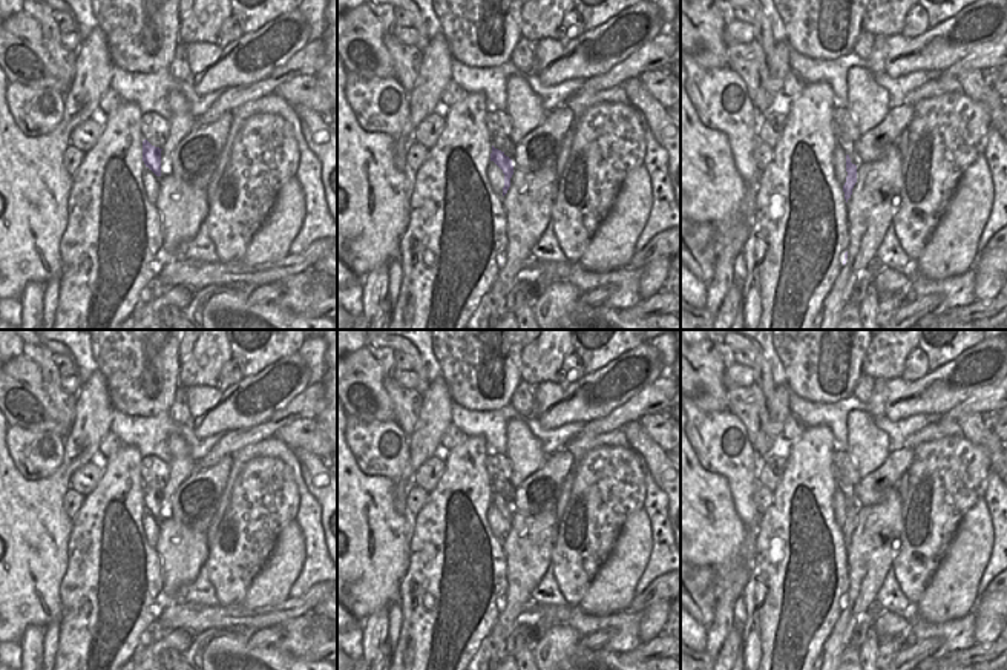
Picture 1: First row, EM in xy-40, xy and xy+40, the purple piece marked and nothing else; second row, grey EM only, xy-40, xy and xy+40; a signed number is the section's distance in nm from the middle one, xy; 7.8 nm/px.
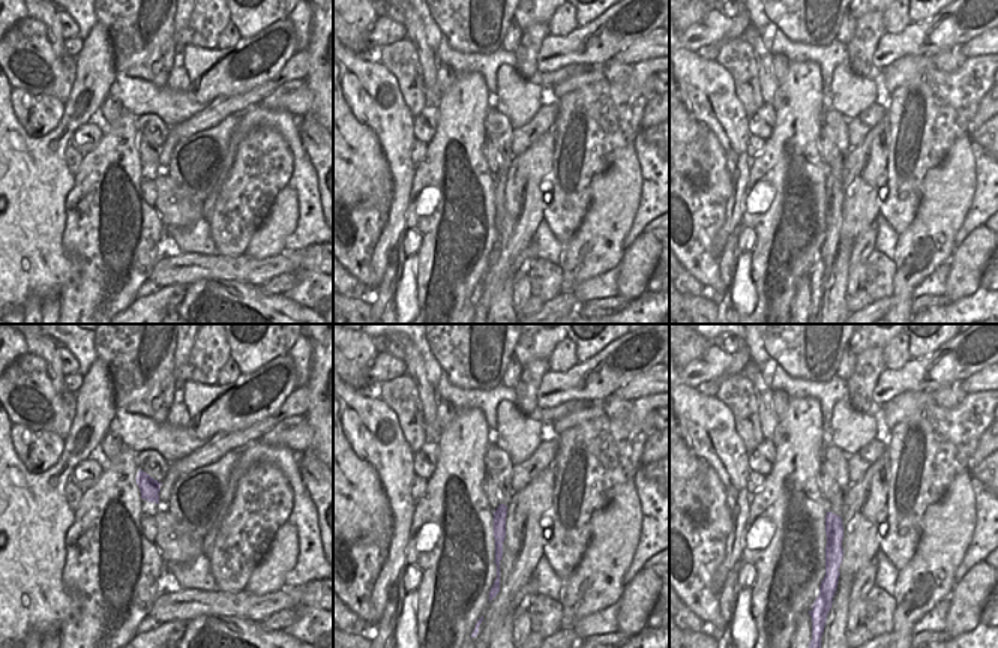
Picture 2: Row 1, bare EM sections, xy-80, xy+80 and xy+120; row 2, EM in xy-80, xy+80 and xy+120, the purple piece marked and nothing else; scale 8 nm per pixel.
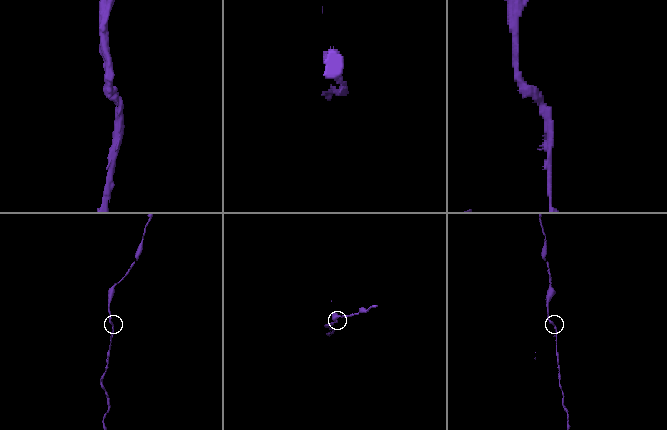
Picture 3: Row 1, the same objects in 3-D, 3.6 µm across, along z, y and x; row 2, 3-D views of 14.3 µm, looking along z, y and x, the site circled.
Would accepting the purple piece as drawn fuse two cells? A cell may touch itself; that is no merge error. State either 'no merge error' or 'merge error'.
no merge error

